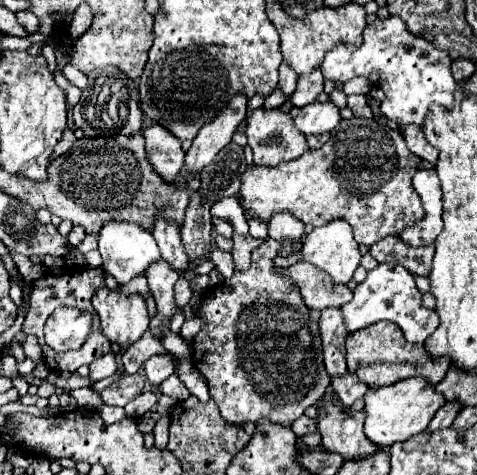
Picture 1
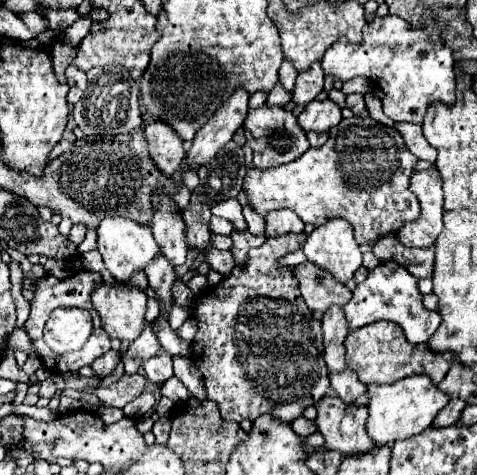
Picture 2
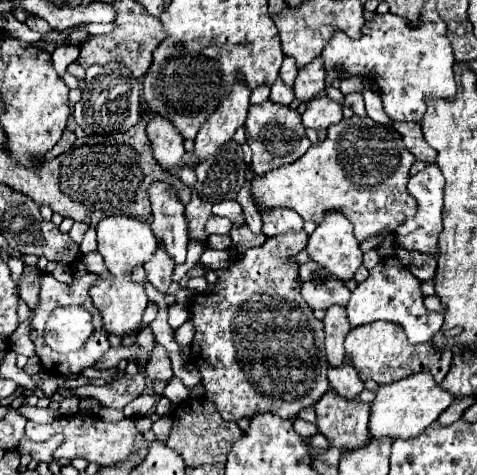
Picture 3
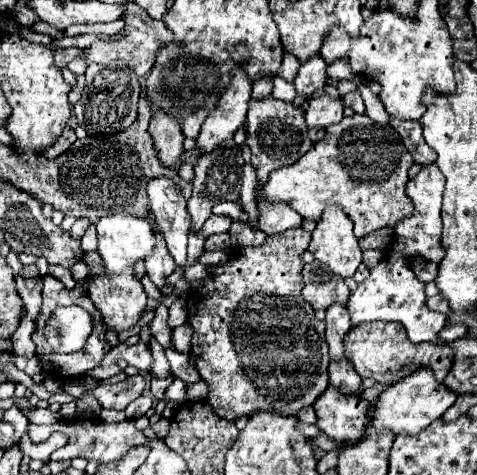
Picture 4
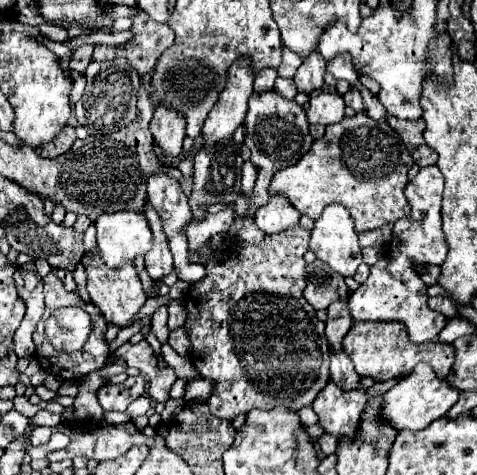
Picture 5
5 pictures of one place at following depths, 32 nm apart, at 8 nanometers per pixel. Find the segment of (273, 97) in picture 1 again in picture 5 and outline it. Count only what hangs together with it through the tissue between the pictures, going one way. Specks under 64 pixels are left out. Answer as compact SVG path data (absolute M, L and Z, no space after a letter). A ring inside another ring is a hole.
M276 78L274 92L276 92L276 94L280 94L282 98L286 98L286 100L294 100L294 96L298 94L298 92L296 92L294 82L292 82L292 80L284 80L284 78Z

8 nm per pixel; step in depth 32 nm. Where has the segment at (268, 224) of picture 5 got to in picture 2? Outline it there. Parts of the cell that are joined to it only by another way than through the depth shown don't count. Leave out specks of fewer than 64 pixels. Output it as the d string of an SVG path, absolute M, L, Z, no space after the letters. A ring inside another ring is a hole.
M270 212L266 216L266 236L280 238L288 234L302 234L304 222L294 212Z

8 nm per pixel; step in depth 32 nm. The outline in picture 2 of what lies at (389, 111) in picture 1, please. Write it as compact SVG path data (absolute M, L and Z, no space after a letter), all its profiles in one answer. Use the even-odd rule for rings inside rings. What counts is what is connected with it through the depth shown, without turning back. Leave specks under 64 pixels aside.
M384 16L374 18L364 26L362 42L352 44L338 40L332 44L322 60L322 70L334 80L350 80L354 76L366 76L384 92L382 110L394 122L422 124L430 104L452 104L456 100L456 80L452 72L452 52L440 44L440 28L412 30L402 18ZM376 50L376 52L374 52Z

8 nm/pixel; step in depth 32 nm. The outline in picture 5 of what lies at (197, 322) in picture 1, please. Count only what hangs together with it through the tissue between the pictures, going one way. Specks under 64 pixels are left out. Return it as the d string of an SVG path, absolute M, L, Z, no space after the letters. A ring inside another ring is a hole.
M178 328L174 332L170 332L168 344L178 352L178 354L188 354L190 350L190 340L188 340L188 330L186 328Z

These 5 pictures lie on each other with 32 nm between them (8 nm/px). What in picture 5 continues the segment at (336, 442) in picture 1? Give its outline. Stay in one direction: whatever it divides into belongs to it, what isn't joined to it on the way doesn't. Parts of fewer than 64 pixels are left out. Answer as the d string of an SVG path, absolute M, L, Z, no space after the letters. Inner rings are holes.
M328 382L328 388L320 392L312 408L318 414L318 426L336 438L356 438L360 432L362 412L368 404L364 390L340 392L336 384Z

